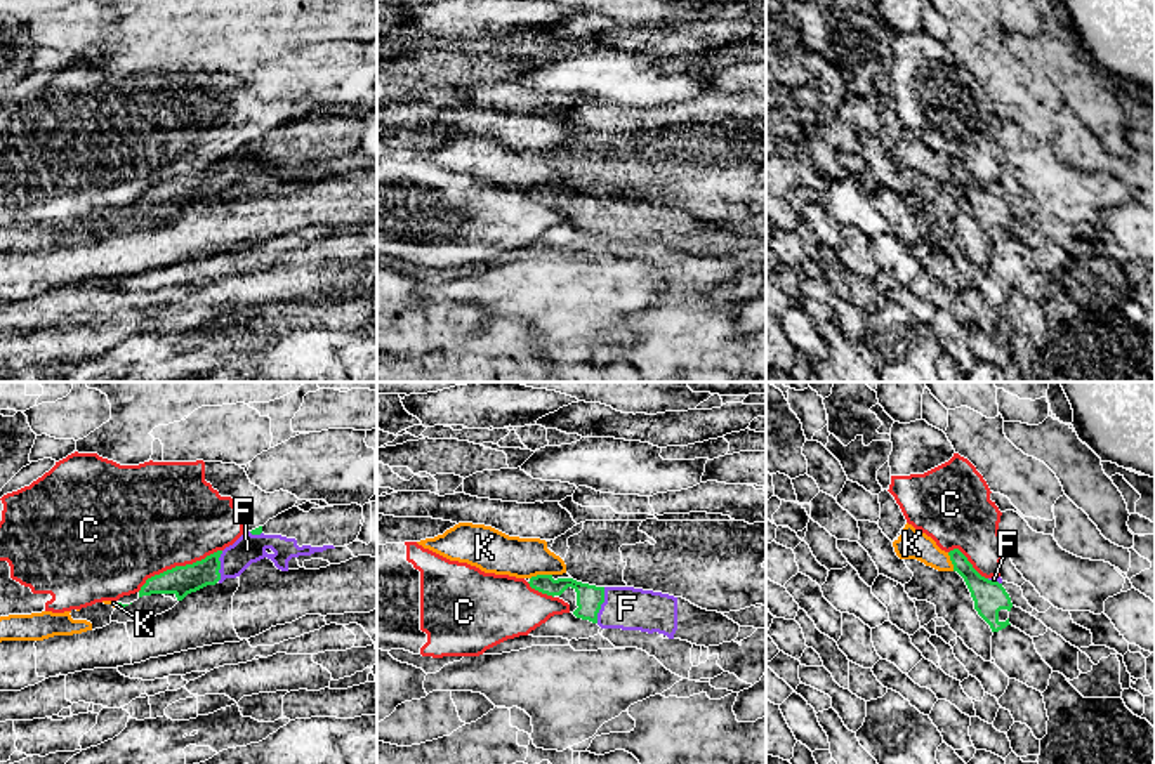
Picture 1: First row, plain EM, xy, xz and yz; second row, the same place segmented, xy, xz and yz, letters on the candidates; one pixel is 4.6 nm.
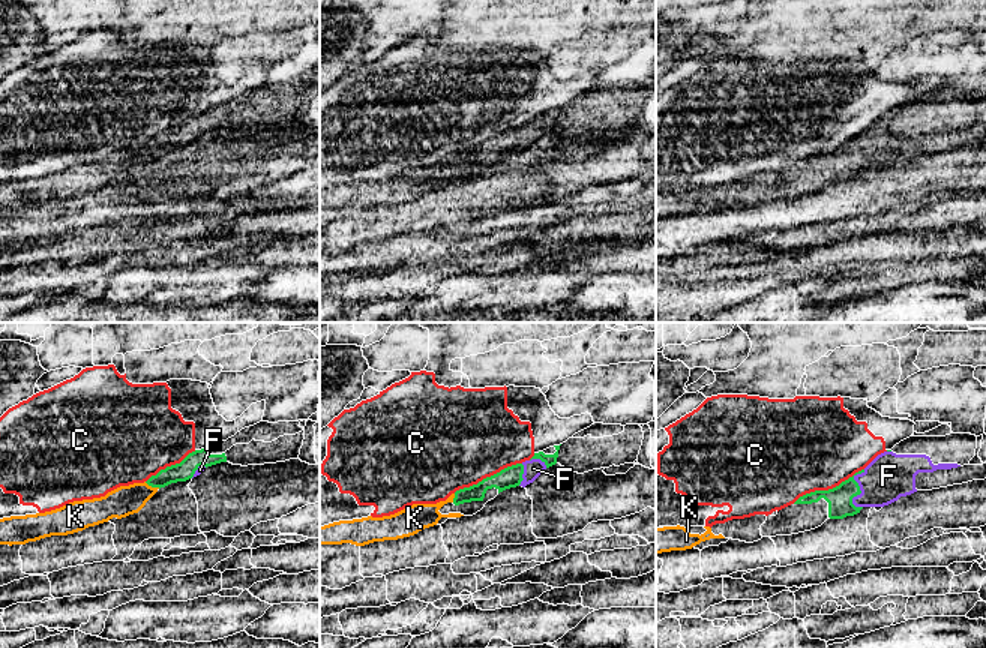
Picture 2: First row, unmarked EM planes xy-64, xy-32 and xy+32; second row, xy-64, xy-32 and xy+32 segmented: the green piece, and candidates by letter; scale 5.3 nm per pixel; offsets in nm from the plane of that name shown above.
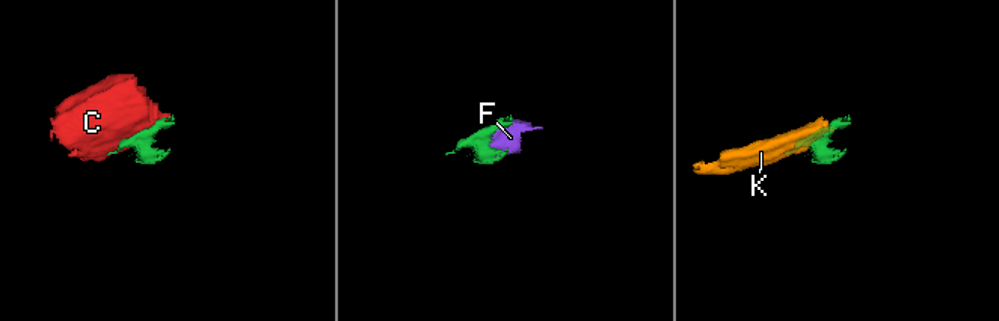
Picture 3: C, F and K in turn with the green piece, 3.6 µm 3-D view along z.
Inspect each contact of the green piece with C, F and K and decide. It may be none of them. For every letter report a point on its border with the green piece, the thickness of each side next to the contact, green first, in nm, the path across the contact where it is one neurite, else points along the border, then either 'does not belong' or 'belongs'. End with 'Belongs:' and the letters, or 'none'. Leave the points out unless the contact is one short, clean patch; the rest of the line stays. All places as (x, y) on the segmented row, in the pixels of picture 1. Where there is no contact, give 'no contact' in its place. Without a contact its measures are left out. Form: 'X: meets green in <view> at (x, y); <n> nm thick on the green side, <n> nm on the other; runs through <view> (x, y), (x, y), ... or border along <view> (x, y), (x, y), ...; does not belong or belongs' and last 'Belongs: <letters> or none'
C: meets green in xy at (178, 566); 140 nm thick on the green side, 500 nm on the other; does not belong
F: meets green in xz at (601, 603); 130 nm thick on the green side, 200 nm on the other; runs through xz (589, 598), (601, 603), (627, 608); belongs
K: meets green in xz at (541, 575); 130 nm thick on the green side, 190 nm on the other; does not belong
Belongs: F

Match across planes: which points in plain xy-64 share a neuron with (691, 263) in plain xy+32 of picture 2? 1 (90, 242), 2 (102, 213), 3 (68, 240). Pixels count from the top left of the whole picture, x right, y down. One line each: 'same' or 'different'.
1: same
2: different
3: same

